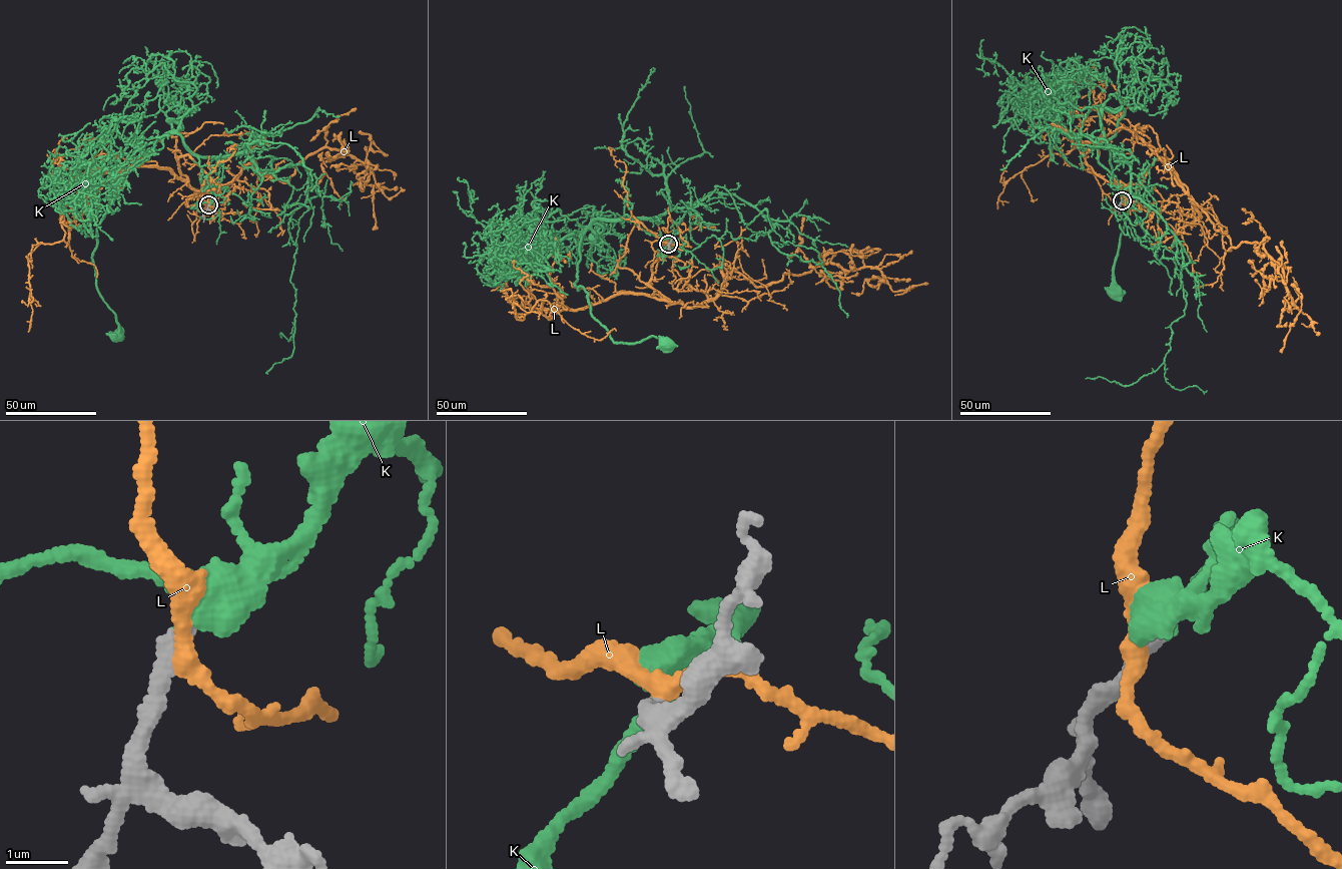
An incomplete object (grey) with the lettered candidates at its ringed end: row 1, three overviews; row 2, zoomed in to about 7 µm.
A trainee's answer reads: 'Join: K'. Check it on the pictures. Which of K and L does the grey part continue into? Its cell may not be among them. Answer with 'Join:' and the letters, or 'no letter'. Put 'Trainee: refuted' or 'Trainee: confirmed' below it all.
Join: K
Trainee: confirmed

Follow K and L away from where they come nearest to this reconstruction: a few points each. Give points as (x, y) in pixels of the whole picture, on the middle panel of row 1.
K: (668, 244), (626, 213), (599, 216), (583, 233), (575, 285), (614, 341), (668, 343)
L: (668, 244), (649, 284), (684, 306), (719, 295), (721, 263), (757, 287), (827, 263), (906, 281)

